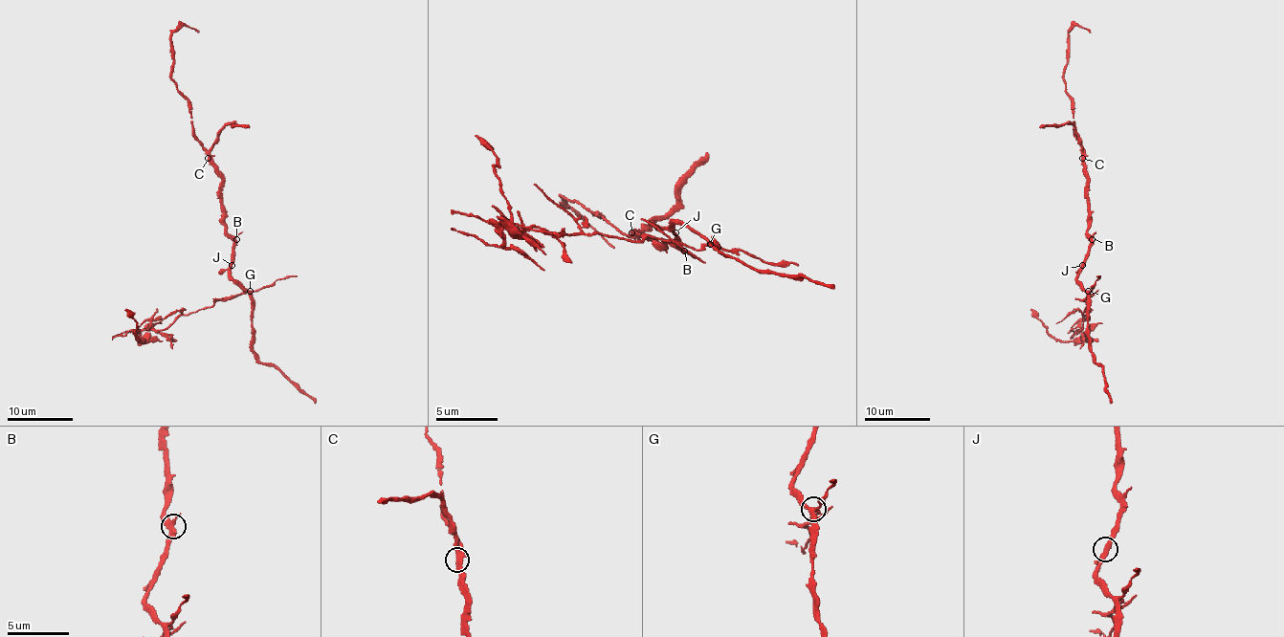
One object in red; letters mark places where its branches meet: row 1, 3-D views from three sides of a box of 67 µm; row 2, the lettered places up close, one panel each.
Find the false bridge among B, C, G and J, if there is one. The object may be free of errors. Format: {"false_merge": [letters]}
{"false_merge": ["G"]}

